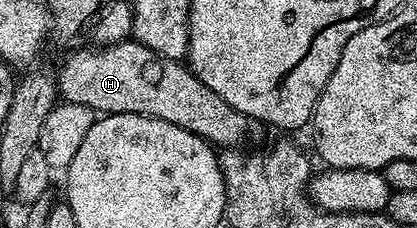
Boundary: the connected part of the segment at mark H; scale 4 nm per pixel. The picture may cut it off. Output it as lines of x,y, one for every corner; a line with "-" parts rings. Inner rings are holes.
127,39
115,45
101,47
78,47
56,73
58,91
63,102
83,104
92,108
98,115
137,115
139,117
155,117
164,119
166,125
180,127
183,133
191,133
199,139
217,147
219,150
237,149
245,146
245,141
258,141
262,137
263,122
255,117
246,117
236,107
224,103
216,91
204,87
196,74
190,72
182,61
173,61
167,57
156,55
139,41

